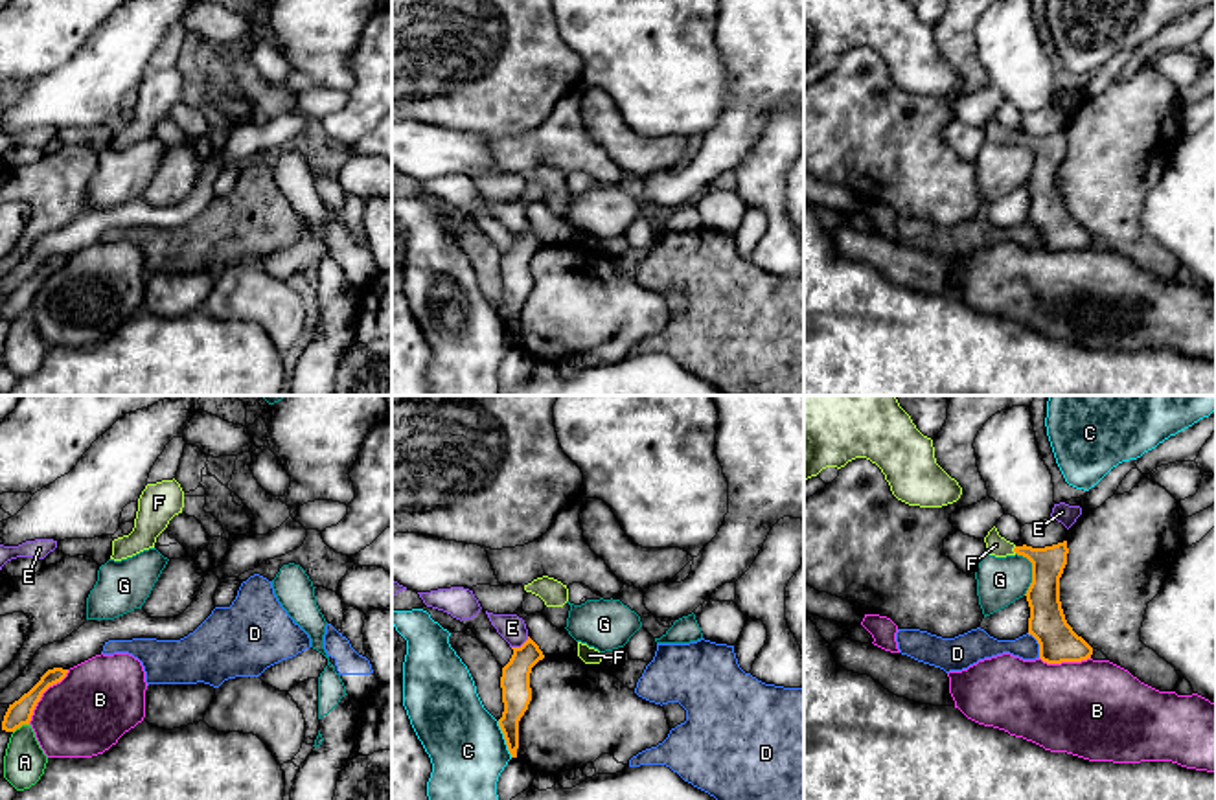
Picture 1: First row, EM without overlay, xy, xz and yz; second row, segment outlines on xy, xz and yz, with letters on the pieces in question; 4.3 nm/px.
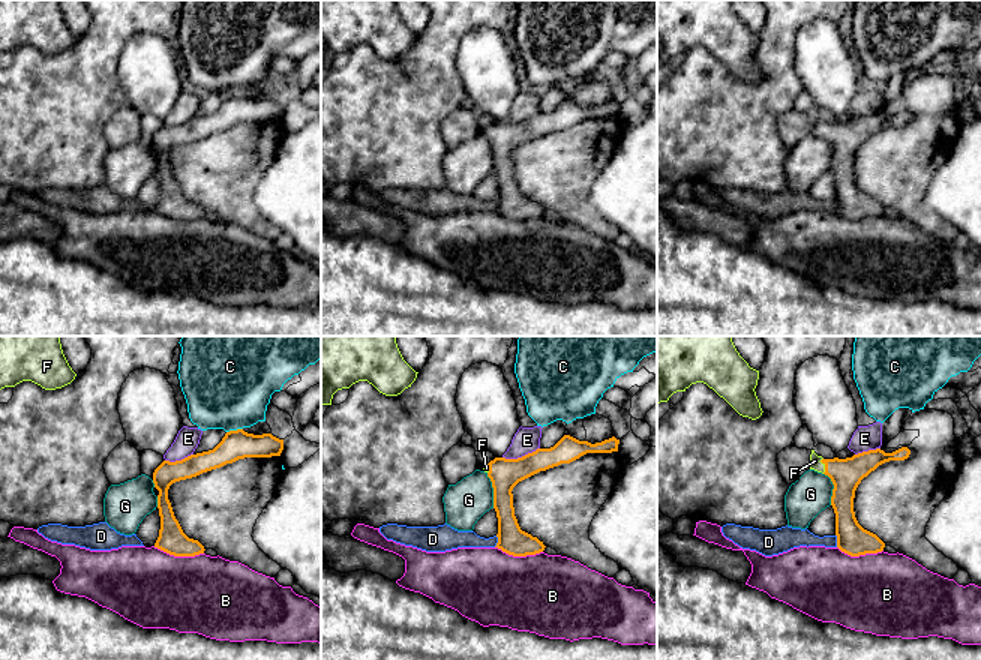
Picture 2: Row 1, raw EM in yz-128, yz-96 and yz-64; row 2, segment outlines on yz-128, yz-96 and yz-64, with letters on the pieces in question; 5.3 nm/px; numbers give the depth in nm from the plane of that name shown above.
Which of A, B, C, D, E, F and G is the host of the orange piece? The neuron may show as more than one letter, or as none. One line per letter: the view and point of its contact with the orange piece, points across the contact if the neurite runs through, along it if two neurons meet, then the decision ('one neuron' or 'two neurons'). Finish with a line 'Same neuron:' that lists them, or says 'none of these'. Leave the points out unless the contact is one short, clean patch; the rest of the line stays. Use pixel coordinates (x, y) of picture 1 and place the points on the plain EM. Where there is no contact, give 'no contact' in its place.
A: xy (21, 313) | along xy (28, 311), (22, 311), (13, 320) | two neurons
B: xy (41, 284) | two neurons
C: xz (504, 326) | along xz (497, 309), (512, 344) | two neurons
D: yz (1038, 230) | two neurons
E: xz (521, 234) | two neurons
F: yz (1014, 138) | across yz (1047, 151), (1025, 138), (1014, 138), (996, 133) | one neuron
G: yz (1032, 160) | two neurons
Same neuron: F

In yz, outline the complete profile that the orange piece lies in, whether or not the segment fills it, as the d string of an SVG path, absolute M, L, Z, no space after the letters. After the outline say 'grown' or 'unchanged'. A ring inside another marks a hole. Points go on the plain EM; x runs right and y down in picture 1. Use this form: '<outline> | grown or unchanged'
M993 114L984 125L986 142L995 145L1023 143L1032 151L1032 171L1027 178L1030 195L1028 223L1039 232L1039 246L1047 252L1082 250L1093 235L1067 211L1060 189L1060 166L1067 153L1067 129L1045 134L1015 134Z | grown

